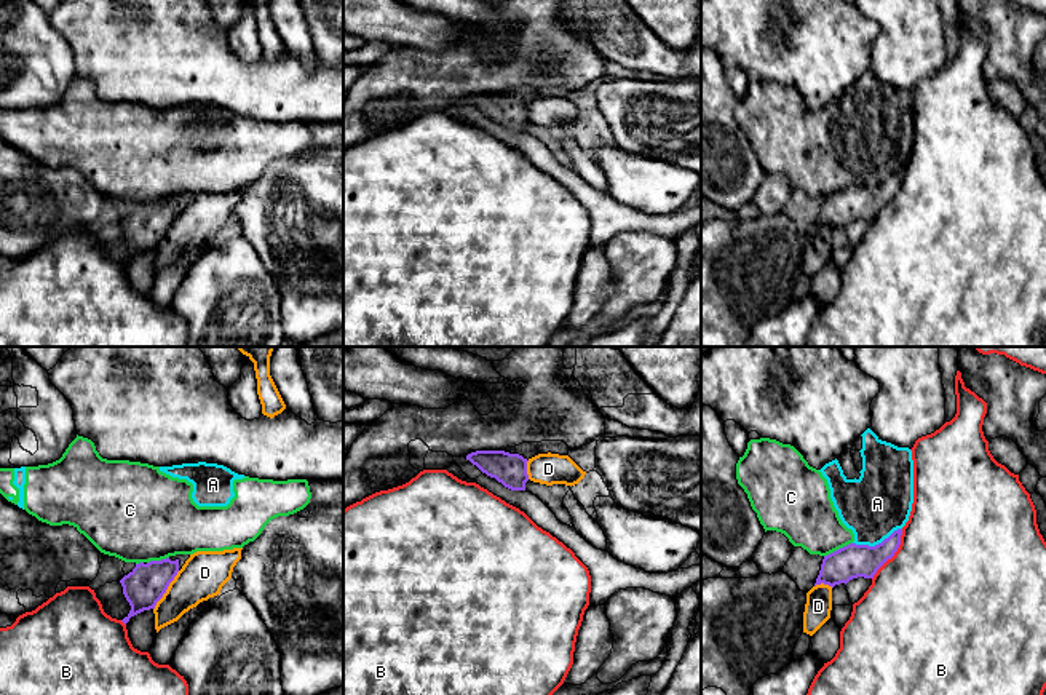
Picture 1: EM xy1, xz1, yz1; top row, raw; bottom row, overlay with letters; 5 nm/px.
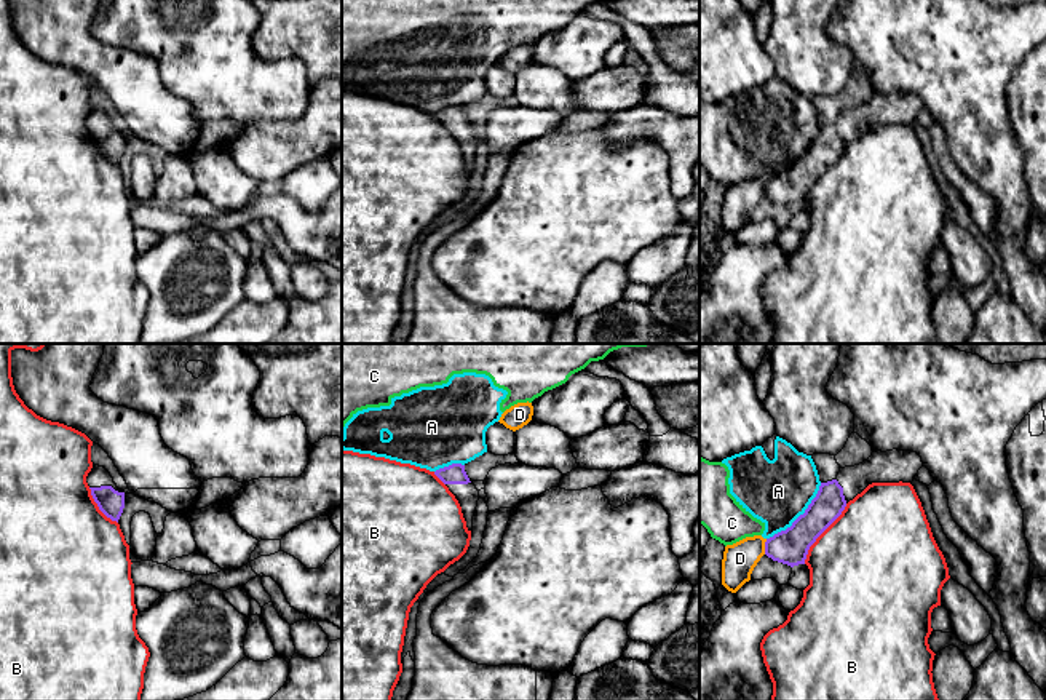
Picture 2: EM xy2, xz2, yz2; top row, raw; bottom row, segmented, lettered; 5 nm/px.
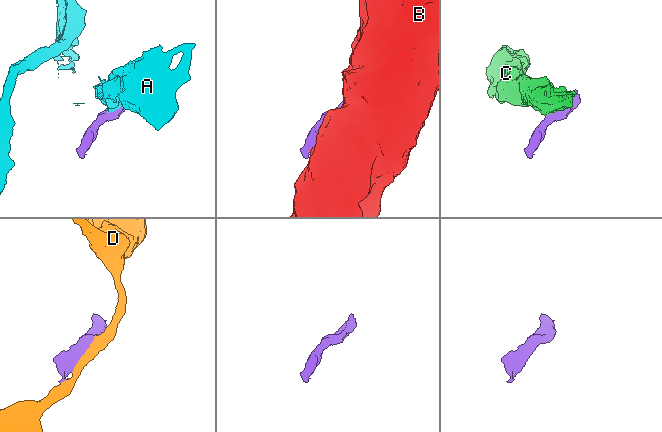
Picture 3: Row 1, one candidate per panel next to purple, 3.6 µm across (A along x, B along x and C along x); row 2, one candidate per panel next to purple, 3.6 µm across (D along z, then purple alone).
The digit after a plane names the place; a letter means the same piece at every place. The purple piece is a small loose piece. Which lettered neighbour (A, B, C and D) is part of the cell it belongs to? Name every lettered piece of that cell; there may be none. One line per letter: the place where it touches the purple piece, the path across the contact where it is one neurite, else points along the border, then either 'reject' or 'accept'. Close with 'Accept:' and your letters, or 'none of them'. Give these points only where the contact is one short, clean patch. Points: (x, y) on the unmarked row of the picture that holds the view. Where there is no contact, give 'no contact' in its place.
A: yz2 (799, 159) | reject
B: yz2 (821, 174) | reject
C: yz1 (837, 192) | along yz1 (851, 184), (824, 198) | reject
D: xy1 (166, 230) | reject
Accept: none of them

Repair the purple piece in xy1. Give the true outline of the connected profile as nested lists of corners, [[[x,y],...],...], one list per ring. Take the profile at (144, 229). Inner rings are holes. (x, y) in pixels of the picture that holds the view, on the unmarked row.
[[[166,200],[147,206],[136,206],[136,209],[120,222],[123,236],[131,248],[129,256],[121,264],[126,267],[131,259],[155,251],[177,214],[179,201],[171,203]]]

